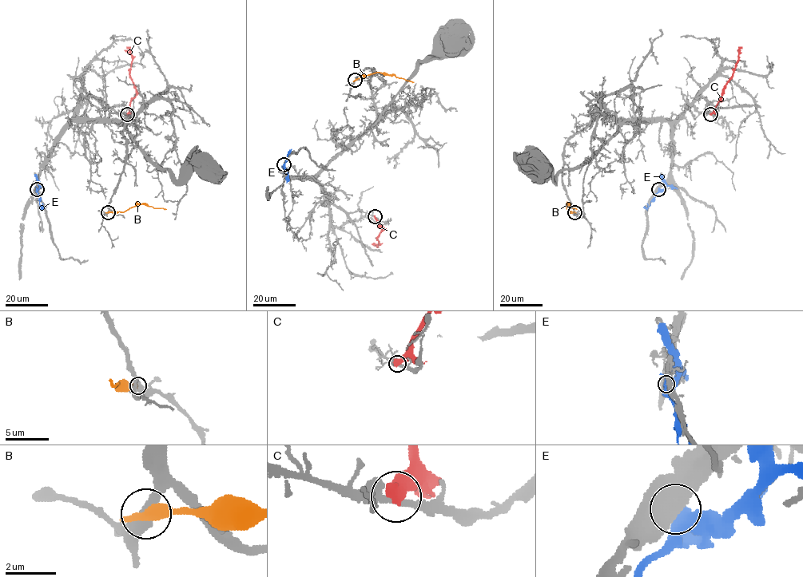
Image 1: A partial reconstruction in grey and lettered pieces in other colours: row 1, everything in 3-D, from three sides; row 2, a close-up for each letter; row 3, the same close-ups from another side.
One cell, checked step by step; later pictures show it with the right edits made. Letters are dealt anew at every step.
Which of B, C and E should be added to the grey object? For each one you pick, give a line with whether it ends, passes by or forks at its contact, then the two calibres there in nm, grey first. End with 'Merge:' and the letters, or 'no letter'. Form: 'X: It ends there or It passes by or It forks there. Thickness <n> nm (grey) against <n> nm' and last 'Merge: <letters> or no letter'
Merge: no letter

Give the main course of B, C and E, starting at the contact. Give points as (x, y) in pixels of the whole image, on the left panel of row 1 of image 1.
B: (108, 212), (123, 212), (137, 204), (146, 203), (154, 208), (166, 209)
C: (127, 114), (129, 104), (135, 94), (135, 86), (129, 75), (132, 57), (126, 46)
E: (37, 189), (39, 204), (44, 207)

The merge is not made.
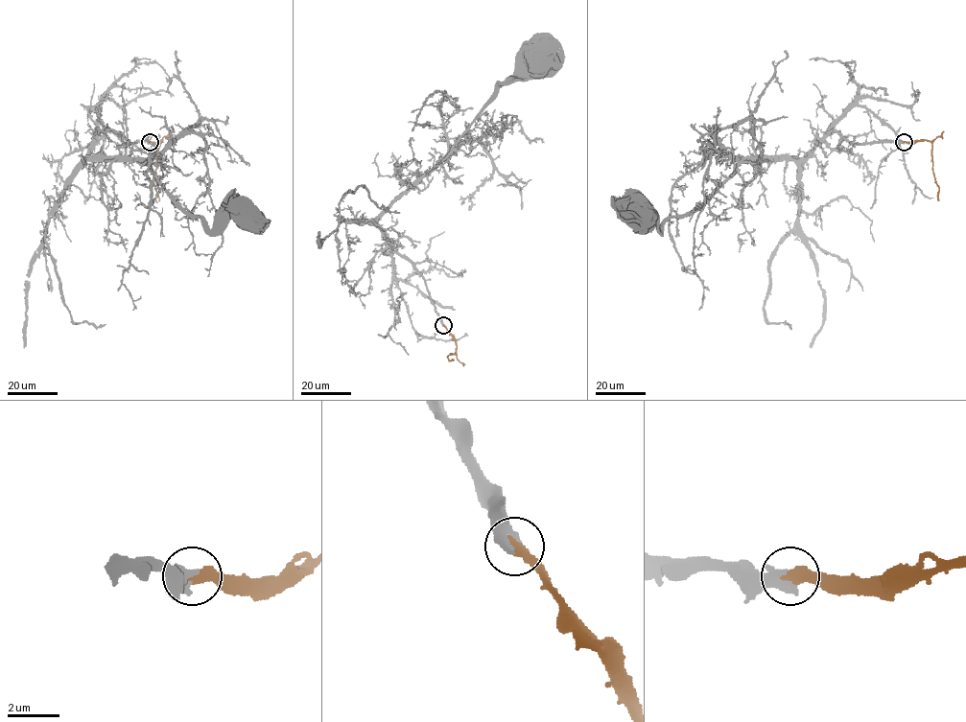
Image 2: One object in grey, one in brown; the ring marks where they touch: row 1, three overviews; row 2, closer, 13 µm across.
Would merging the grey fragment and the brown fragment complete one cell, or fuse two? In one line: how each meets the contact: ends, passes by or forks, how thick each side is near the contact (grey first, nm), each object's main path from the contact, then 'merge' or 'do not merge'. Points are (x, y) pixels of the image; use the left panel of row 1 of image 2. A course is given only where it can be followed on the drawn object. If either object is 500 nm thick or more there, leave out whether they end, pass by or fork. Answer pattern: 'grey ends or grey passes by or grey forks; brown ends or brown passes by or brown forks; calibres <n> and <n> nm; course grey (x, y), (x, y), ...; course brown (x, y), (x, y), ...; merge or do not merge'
grey ends; brown ends; calibres 320 and 360 nm; course grey (150, 142), (125, 143), (103, 130), (83, 158), (140, 158), (177, 202), (210, 230), (227, 209), (243, 213); course brown (150, 142), (162, 141), (153, 176), (158, 200); merge

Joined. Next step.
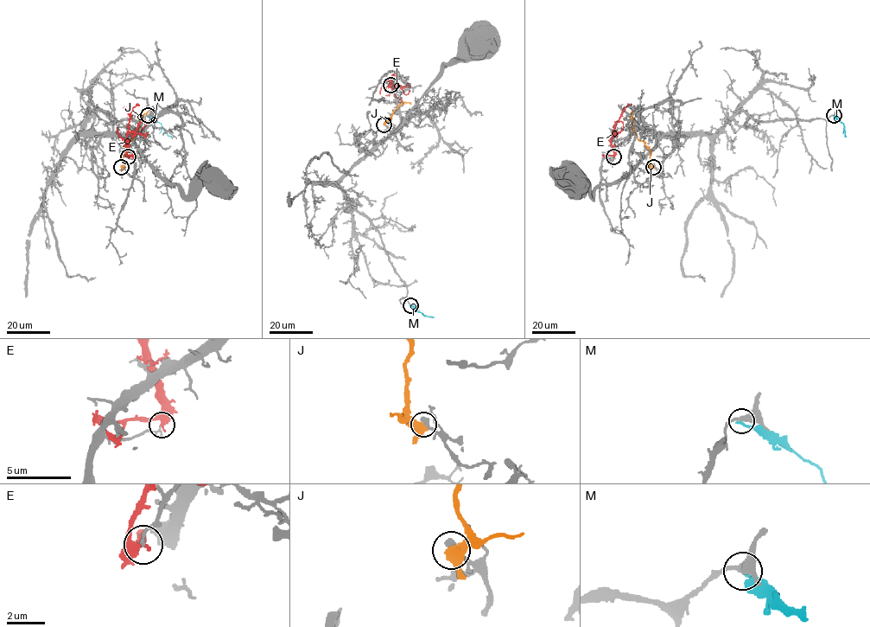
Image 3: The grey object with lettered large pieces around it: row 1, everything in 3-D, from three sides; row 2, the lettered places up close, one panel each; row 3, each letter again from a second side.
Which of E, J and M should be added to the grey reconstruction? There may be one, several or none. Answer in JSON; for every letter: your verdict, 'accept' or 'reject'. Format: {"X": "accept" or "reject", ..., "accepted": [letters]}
{"E": "reject", "J": "reject", "M": "reject", "accepted": []}

